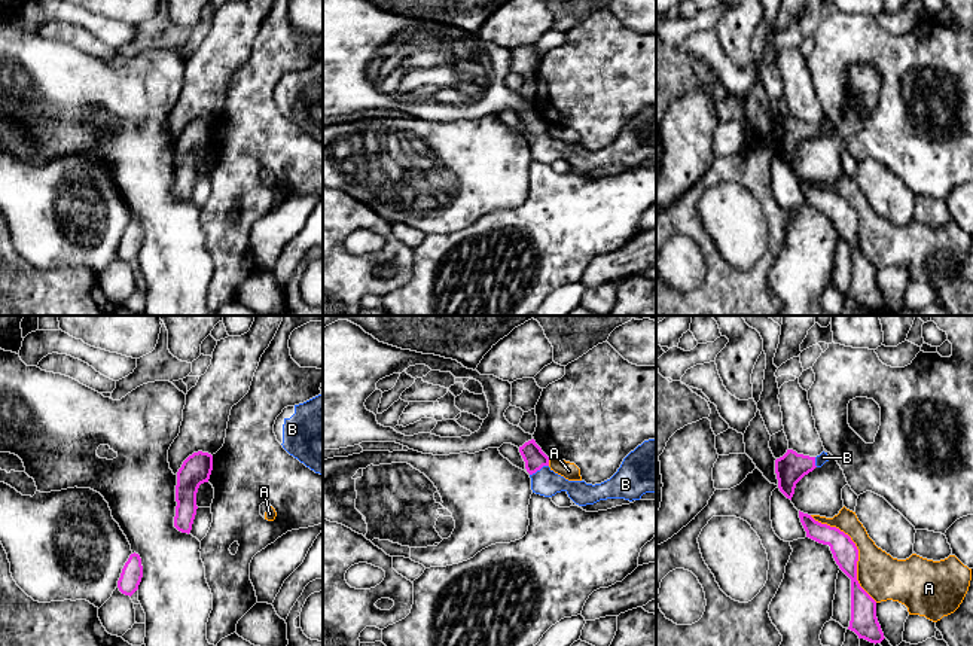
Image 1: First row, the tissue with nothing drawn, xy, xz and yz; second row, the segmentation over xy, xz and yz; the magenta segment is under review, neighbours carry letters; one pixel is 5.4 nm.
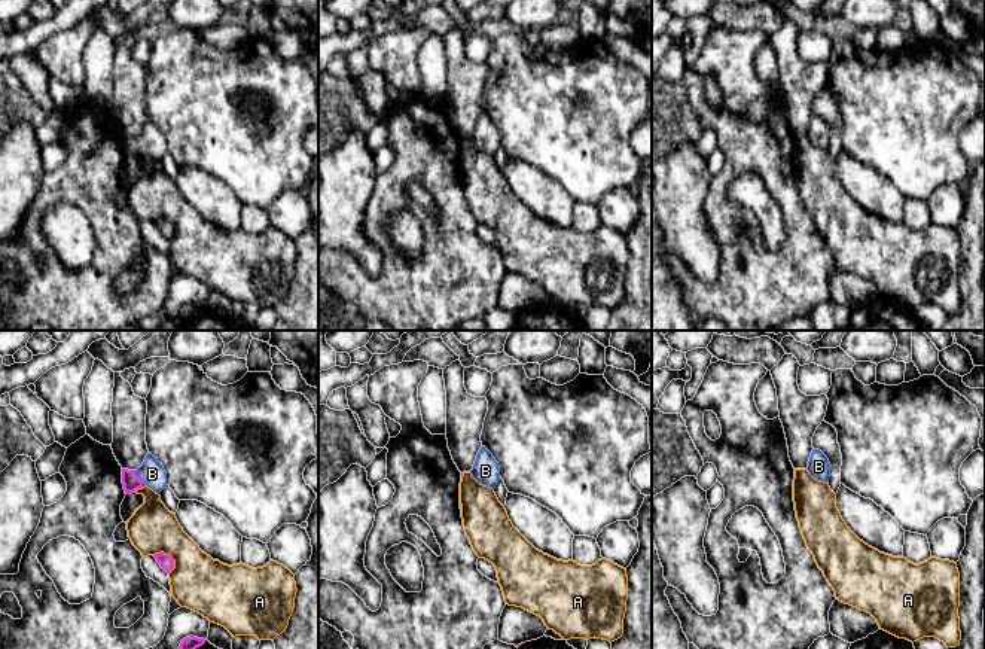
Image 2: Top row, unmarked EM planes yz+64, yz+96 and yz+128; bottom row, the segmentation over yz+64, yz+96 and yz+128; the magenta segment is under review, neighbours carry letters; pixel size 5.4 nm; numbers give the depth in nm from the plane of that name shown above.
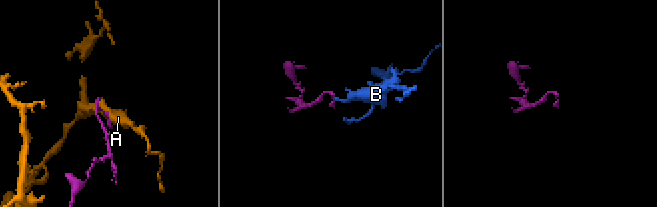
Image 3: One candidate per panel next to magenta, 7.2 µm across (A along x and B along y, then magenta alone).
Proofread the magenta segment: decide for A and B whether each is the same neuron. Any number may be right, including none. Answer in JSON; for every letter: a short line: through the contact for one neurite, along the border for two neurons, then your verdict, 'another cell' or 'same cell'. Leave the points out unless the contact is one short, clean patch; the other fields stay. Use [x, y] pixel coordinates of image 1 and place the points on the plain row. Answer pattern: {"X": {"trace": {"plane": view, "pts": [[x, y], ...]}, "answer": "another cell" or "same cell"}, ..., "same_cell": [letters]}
{"A": {"answer": "another cell"}, "B": {"trace": {"plane": "xz", "pts": [[534, 125], [539, 136], [546, 149]]}, "answer": "same cell"}, "same_cell": ["B"]}

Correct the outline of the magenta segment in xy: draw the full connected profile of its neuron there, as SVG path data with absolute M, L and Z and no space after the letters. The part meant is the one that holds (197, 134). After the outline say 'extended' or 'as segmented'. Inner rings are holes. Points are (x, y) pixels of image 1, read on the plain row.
M193 119L177 138L174 194L182 199L190 199L196 182L196 159L201 150L208 149L213 137L213 122Z; as segmented

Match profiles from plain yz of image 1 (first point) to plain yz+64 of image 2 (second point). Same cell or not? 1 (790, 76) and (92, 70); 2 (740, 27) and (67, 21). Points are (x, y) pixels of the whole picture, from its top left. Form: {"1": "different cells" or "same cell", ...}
{"1": "different cells", "2": "different cells"}

